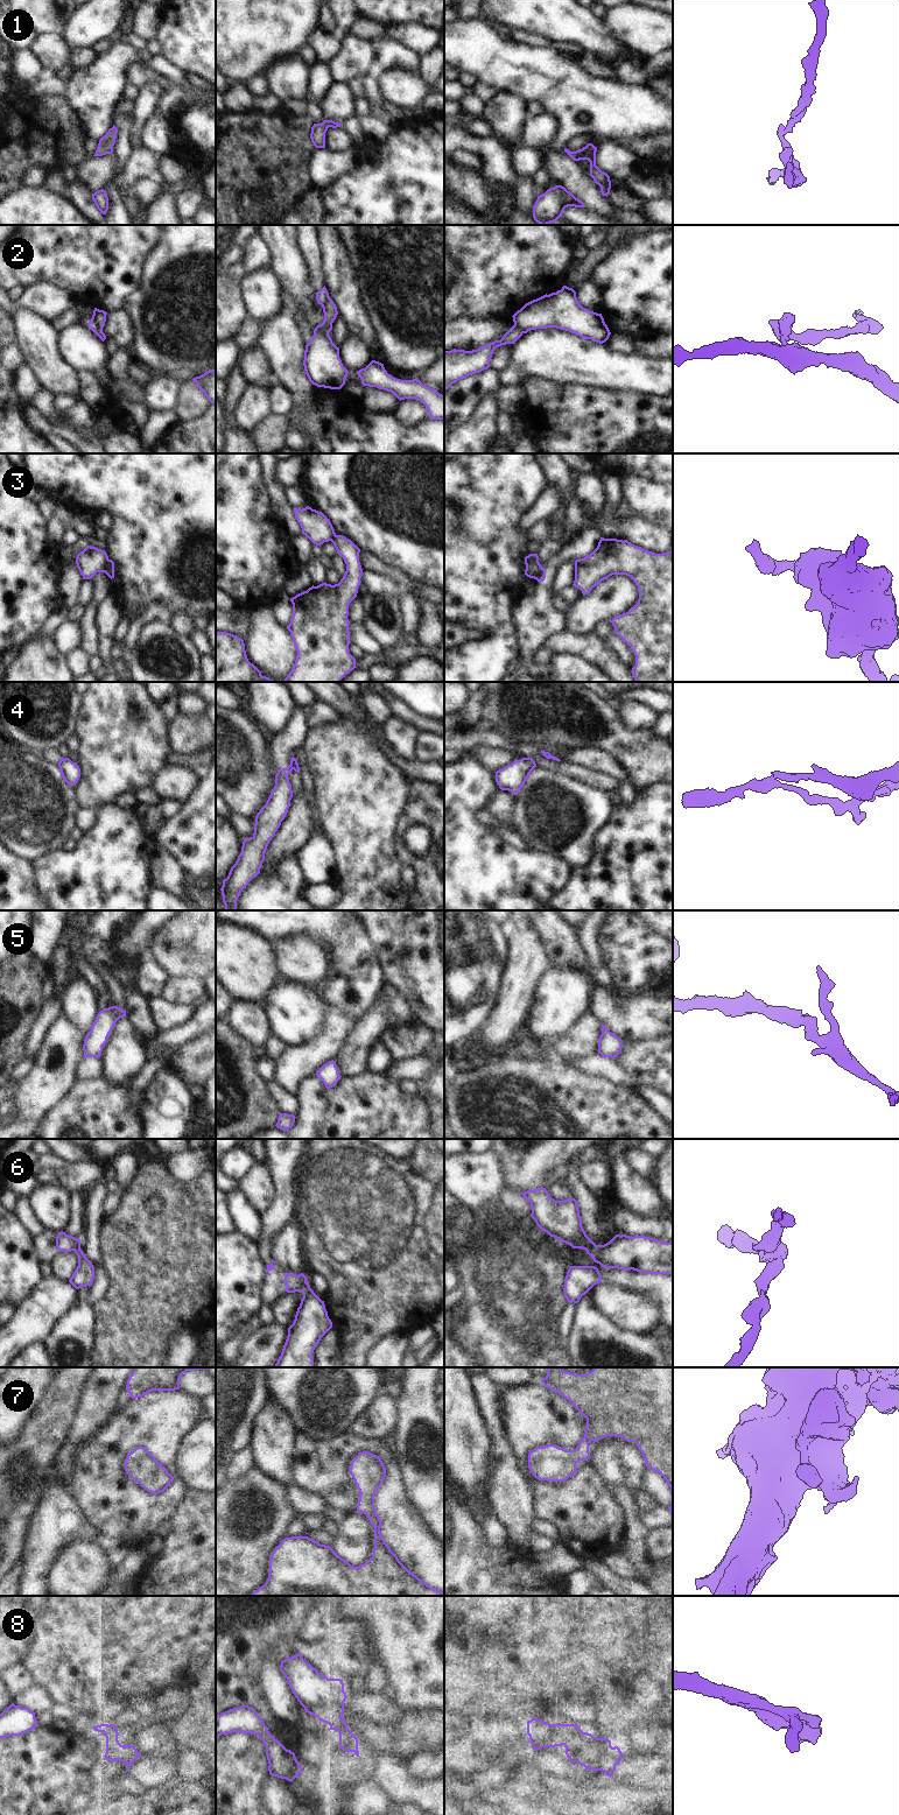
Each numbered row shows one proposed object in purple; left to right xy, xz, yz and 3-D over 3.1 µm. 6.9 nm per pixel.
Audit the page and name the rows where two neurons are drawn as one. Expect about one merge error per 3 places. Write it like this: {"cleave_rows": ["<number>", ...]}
{"cleave_rows": ["2", "3", "4", "6", "8"]}

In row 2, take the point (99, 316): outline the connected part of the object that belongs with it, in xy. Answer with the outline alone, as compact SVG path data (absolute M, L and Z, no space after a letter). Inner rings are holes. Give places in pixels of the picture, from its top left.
M94 308L91 321L94 322L98 328L103 330L106 322L106 315L106 311Z

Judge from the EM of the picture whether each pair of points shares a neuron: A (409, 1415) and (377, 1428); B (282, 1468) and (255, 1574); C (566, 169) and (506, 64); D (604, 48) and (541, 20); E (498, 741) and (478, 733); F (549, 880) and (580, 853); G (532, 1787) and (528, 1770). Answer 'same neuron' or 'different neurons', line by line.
A: different neurons
B: different neurons
C: different neurons
D: same neuron
E: same neuron
F: different neurons
G: same neuron

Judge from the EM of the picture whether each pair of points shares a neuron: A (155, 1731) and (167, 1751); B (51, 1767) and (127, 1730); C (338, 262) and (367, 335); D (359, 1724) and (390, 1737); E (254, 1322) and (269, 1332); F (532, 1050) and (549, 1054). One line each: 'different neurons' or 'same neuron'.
A: same neuron
B: same neuron
C: same neuron
D: same neuron
E: different neurons
F: same neuron

